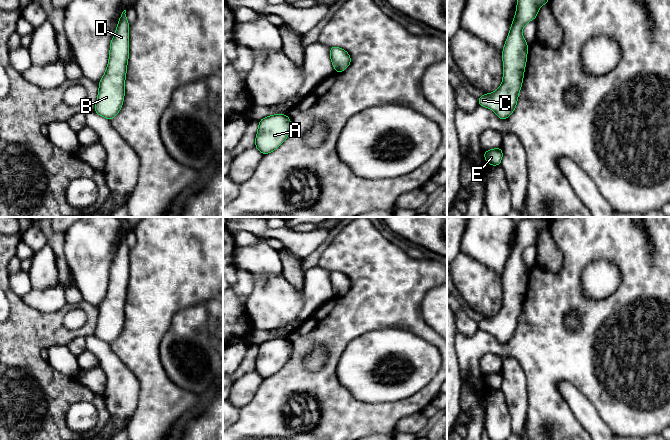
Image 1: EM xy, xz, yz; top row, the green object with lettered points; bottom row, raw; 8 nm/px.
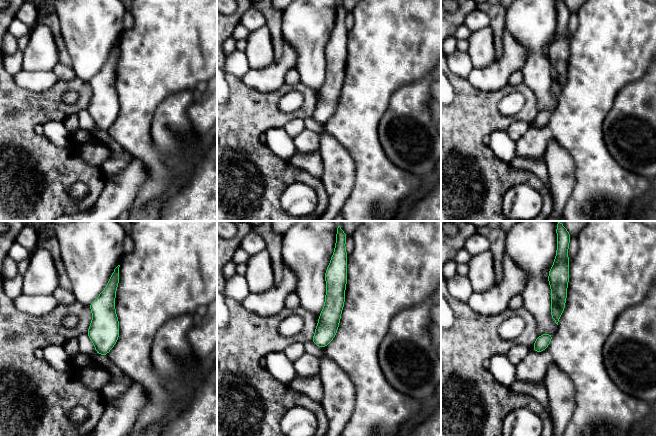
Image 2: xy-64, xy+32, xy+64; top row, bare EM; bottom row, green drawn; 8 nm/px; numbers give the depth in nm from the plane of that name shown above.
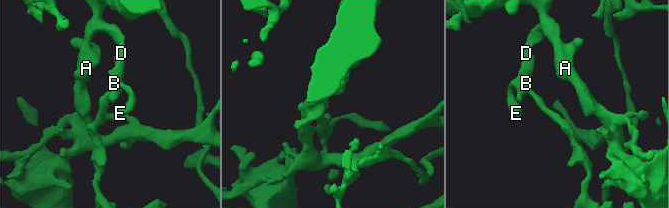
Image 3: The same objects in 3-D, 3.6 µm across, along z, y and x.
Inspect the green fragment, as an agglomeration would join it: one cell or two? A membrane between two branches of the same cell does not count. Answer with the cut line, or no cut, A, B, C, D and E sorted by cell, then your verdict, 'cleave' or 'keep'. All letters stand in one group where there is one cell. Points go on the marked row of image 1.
no cut | A B C D E | keep

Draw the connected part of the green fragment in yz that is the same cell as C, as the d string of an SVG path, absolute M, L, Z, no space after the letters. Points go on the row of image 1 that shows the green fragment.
M517 0L515 17L506 39L503 52L503 80L501 86L493 93L482 94L478 98L478 105L493 110L499 119L507 119L516 108L519 92L523 82L524 70L527 61L528 43L523 38L522 28L537 17L539 8L548 4L549 0Z

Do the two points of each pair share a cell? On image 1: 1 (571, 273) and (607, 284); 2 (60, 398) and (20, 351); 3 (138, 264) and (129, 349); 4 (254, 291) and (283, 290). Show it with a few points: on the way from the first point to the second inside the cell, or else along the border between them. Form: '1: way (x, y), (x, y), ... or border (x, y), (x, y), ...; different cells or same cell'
1: border (597, 259), (581, 273), (581, 288), (587, 298); different cells
2: way (48, 386), (25, 363); same cell
3: way (139, 285), (139, 328); same cell
4: way (261, 291), (276, 291); same cell

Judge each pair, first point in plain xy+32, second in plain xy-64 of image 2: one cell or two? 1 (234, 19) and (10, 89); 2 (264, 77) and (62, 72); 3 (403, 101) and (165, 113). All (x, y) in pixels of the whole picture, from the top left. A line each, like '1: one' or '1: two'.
1: one
2: two
3: one

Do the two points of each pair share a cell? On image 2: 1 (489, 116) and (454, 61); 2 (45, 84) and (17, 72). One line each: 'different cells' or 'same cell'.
1: different cells
2: same cell

